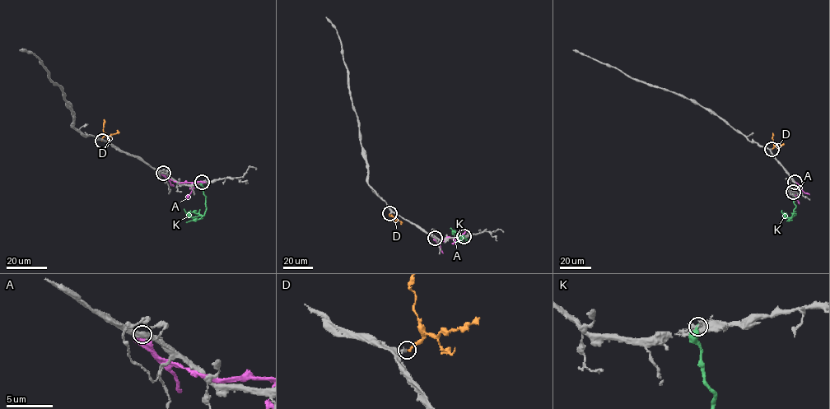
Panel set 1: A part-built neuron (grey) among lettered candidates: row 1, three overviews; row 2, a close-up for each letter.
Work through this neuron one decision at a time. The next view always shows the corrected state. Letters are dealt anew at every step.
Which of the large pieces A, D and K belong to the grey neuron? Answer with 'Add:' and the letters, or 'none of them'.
Add: D

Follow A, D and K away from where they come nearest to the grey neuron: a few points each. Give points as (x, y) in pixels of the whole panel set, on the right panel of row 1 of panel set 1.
A: (795, 181), (799, 187), (793, 190), (799, 203)
D: (771, 149), (784, 143)
K: (793, 192), (795, 207), (792, 217), (785, 217), (782, 210)

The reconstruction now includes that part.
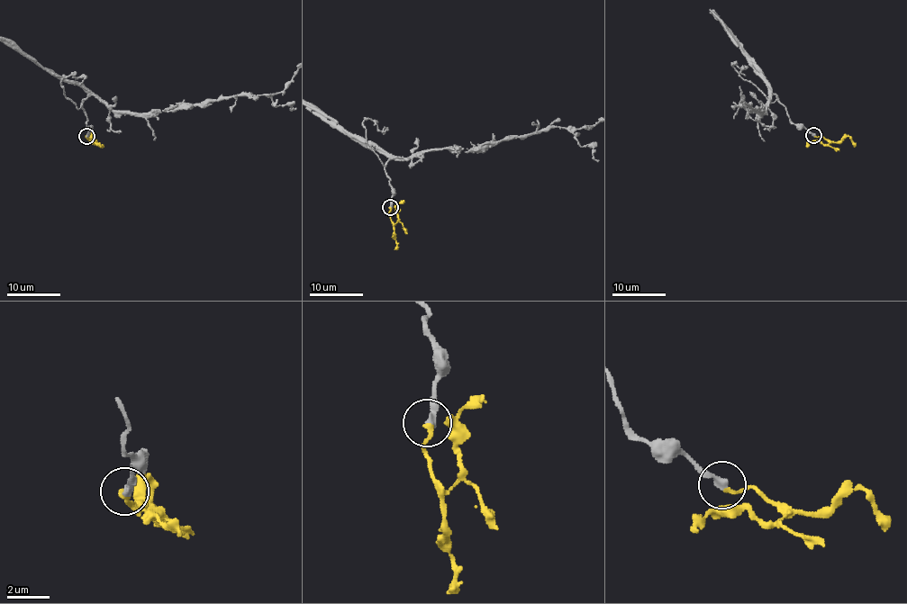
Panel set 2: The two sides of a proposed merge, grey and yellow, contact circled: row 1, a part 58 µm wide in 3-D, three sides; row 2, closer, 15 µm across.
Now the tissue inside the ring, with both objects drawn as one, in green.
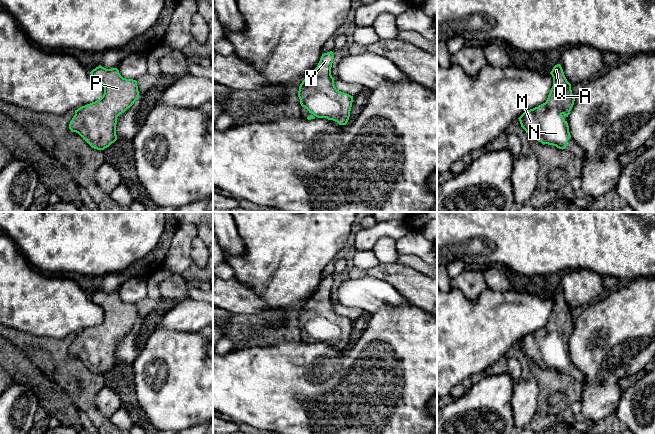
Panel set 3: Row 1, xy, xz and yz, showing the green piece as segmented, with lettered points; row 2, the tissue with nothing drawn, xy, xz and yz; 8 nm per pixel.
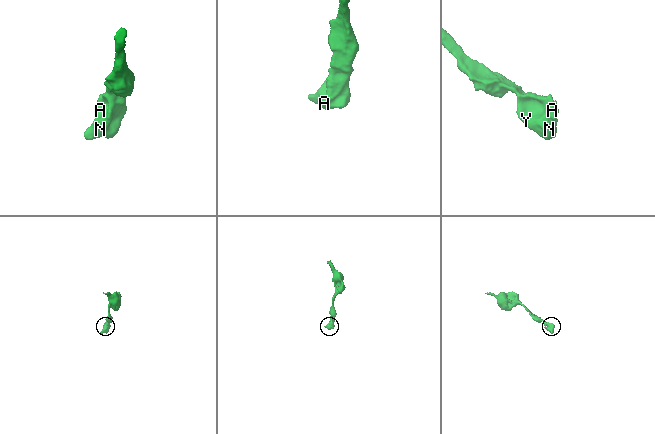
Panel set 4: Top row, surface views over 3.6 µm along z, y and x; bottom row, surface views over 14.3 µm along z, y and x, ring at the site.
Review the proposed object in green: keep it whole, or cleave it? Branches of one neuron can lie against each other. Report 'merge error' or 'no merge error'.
no merge error

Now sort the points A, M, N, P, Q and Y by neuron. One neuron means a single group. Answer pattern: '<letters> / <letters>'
A M N P Q Y

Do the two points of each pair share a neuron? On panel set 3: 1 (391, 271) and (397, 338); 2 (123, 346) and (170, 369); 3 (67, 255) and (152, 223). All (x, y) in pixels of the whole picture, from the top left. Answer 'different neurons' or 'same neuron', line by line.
1: different neurons
2: different neurons
3: same neuron

